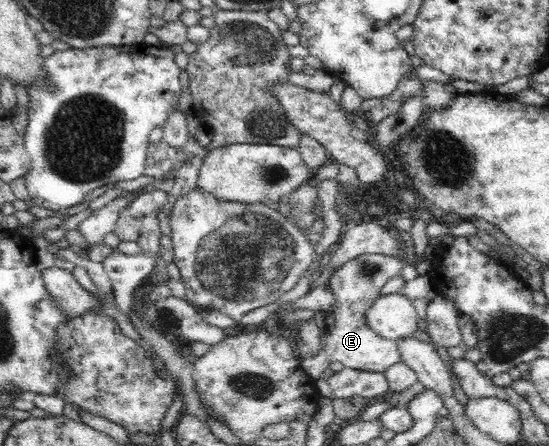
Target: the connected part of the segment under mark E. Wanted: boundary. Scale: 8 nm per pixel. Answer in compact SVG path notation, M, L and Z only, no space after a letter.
M363 253L333 271L327 284L336 298L331 309L335 323L323 337L318 354L301 361L302 370L311 379L318 380L334 361L342 363L345 368L374 373L385 373L391 365L400 362L400 350L396 342L384 339L374 332L366 324L366 313L372 307L372 303L381 296L380 289L386 281L396 277L408 264L410 262L402 256Z

